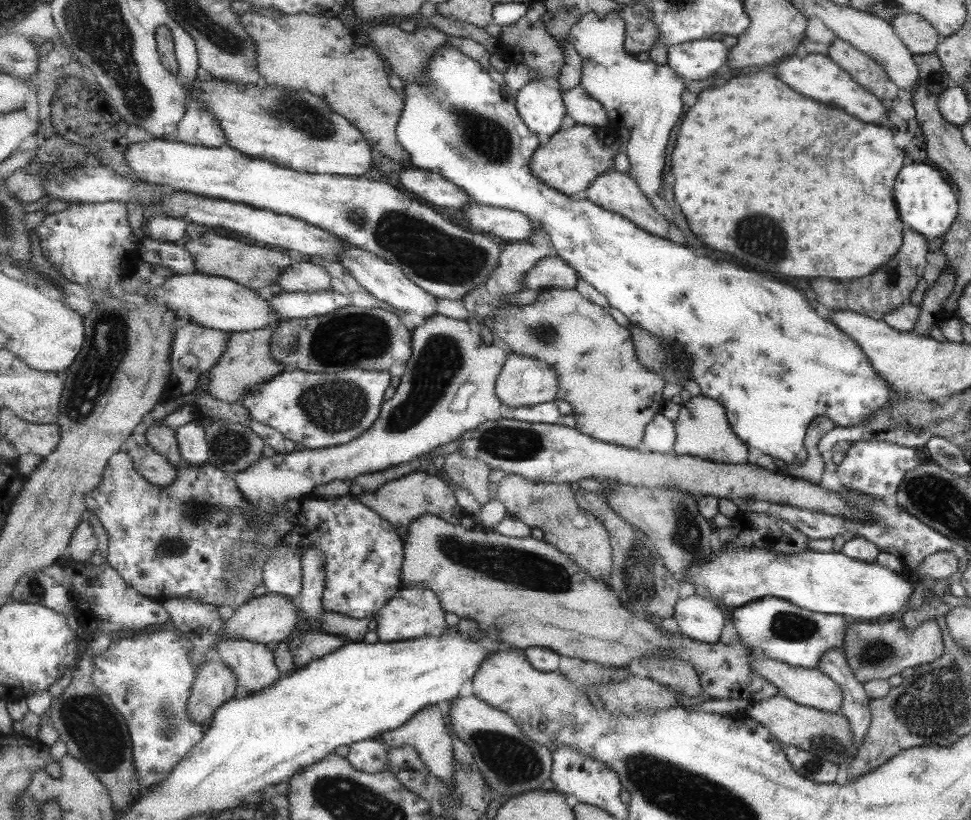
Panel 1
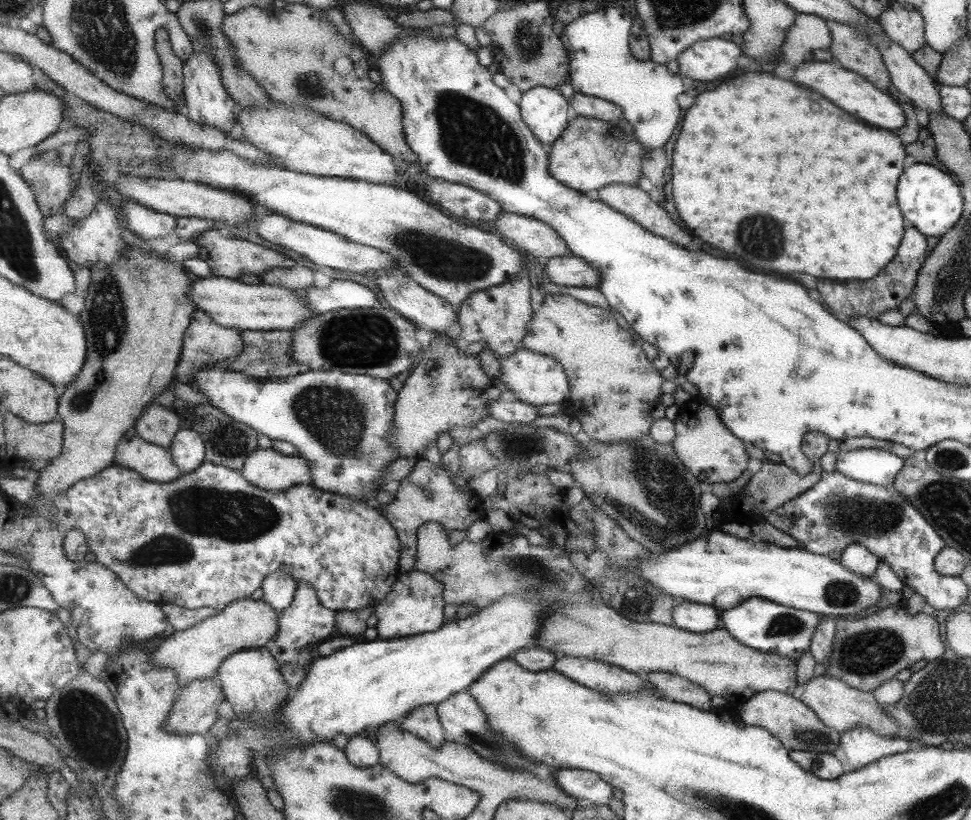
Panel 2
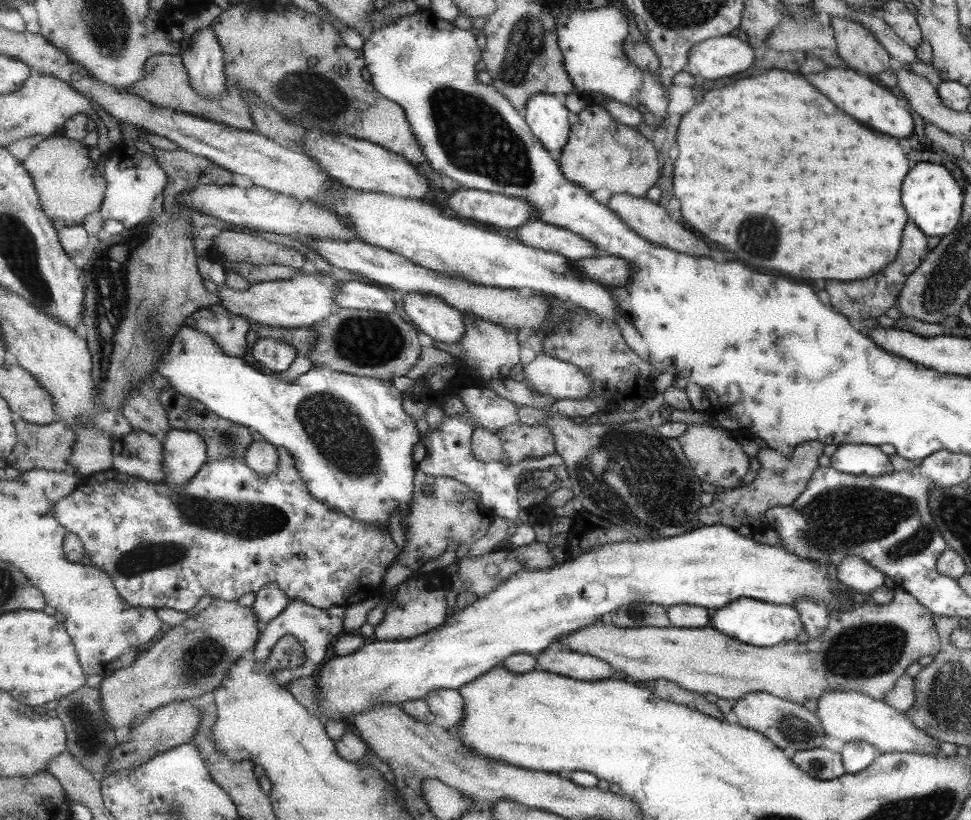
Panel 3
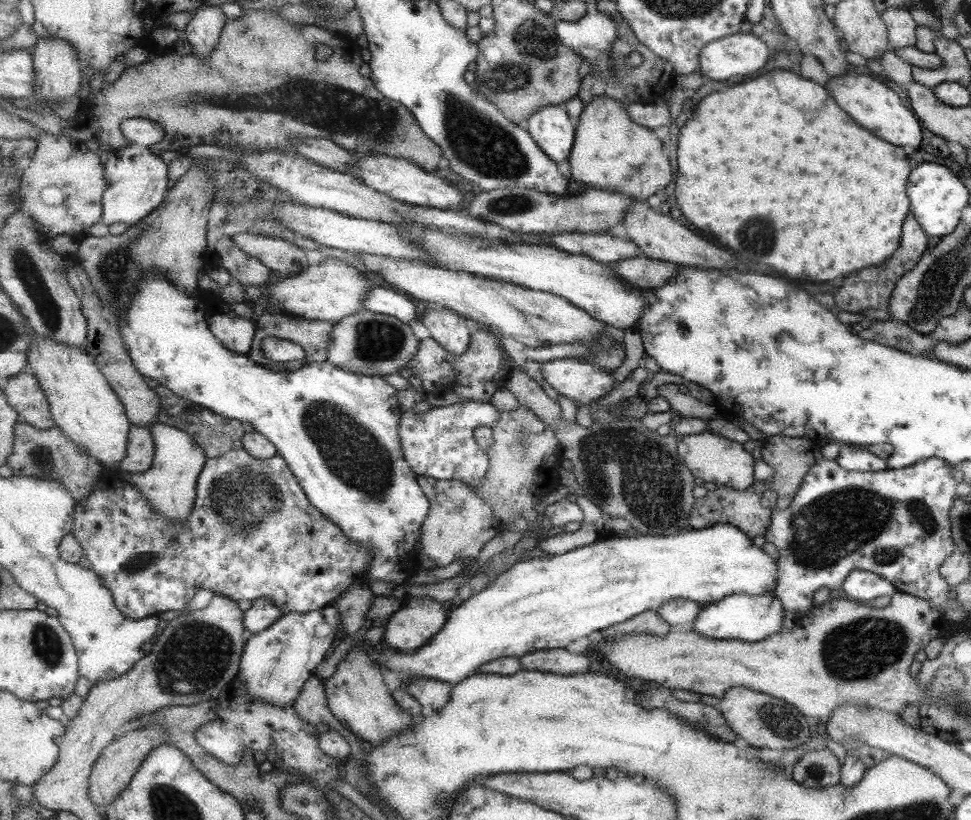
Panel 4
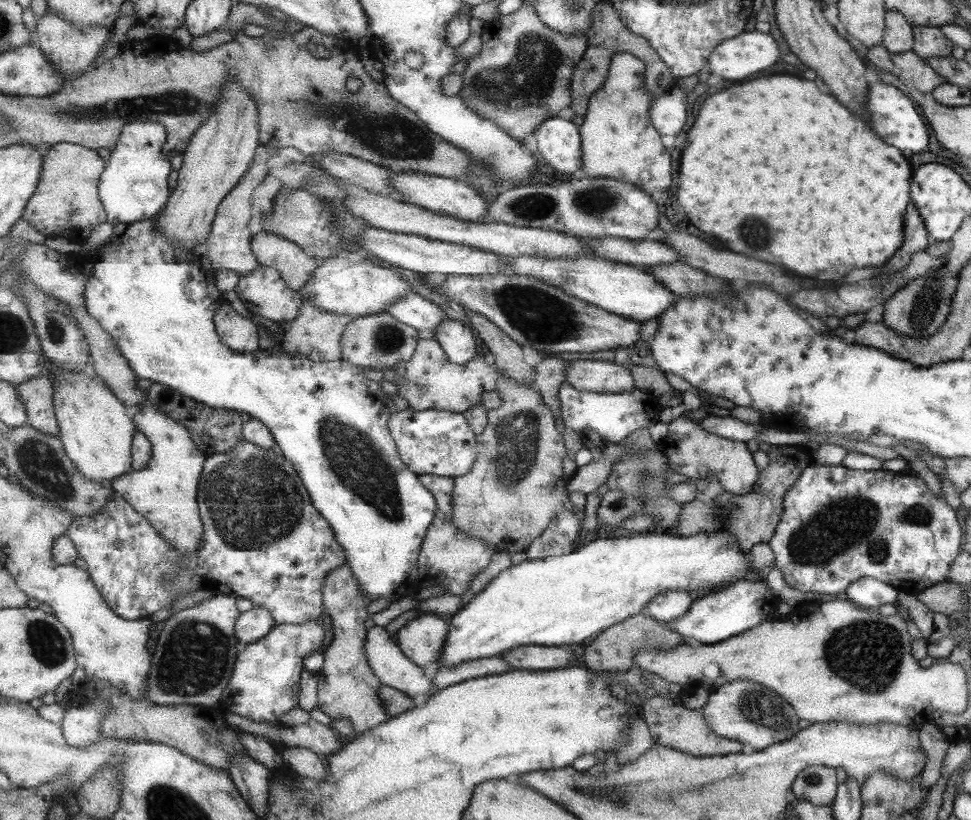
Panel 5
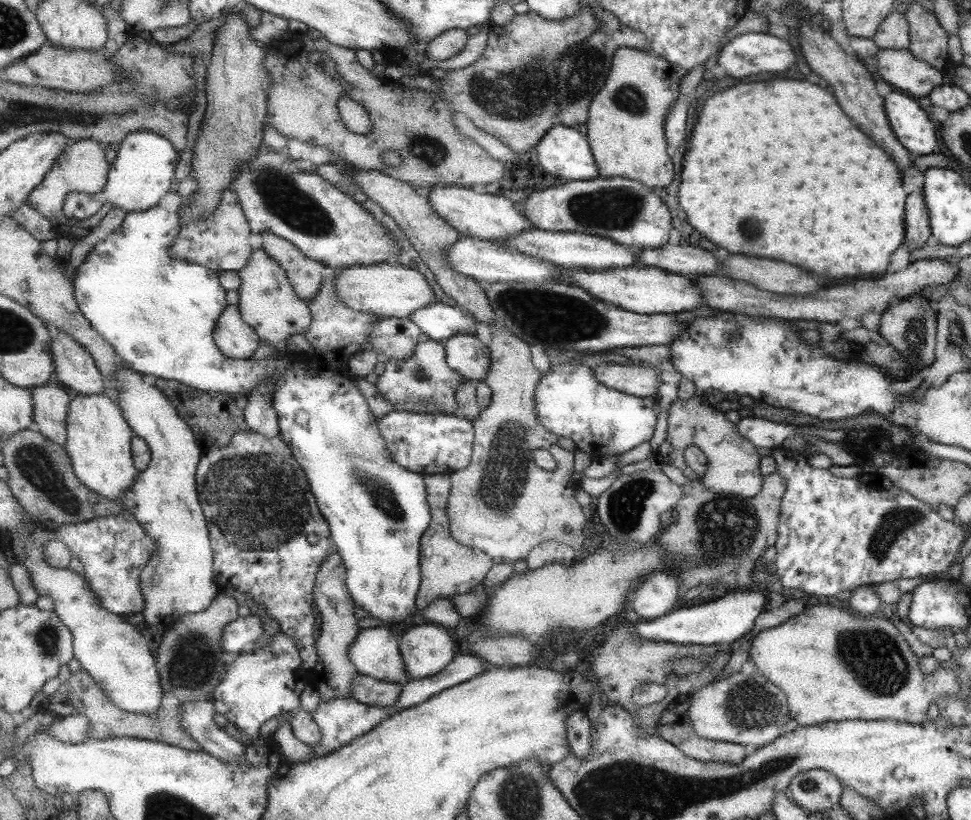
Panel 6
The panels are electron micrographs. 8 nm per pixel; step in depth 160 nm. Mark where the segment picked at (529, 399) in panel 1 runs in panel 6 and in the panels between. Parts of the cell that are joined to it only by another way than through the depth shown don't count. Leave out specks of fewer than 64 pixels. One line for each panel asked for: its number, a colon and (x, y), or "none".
2: (537, 379)
3: (547, 374)
4: (578, 380)
5: (591, 375)
6: (640, 380)

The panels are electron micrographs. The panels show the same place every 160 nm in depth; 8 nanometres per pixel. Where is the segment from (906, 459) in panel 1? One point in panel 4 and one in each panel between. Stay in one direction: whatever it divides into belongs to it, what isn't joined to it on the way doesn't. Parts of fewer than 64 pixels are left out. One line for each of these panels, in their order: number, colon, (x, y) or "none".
2: (877, 466)
3: (854, 459)
4: (853, 458)

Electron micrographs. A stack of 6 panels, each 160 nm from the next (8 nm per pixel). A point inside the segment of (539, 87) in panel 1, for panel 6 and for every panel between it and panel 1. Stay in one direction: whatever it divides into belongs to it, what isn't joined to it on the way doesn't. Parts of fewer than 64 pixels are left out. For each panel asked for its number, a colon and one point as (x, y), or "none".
2: (546, 111)
3: (547, 114)
4: (552, 128)
5: (560, 144)
6: (565, 151)

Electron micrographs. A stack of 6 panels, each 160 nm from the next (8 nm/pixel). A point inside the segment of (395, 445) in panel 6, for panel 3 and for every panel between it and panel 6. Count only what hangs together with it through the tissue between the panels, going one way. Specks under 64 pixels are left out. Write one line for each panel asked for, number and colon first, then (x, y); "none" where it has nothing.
3: (447, 451)
4: (441, 444)
5: (432, 442)

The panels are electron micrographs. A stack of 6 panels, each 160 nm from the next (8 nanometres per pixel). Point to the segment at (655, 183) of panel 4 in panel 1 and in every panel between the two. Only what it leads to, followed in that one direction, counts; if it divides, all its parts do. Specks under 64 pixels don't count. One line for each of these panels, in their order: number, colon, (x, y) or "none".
1: (571, 161)
2: (592, 153)
3: (602, 153)

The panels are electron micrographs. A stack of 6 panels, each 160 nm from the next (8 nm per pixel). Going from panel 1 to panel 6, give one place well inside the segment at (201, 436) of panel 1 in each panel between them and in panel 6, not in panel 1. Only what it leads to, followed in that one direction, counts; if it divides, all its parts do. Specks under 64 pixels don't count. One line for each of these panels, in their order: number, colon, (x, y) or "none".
2: (189, 448)
3: (185, 452)
4: (171, 485)
5: (166, 492)
6: (180, 580)

